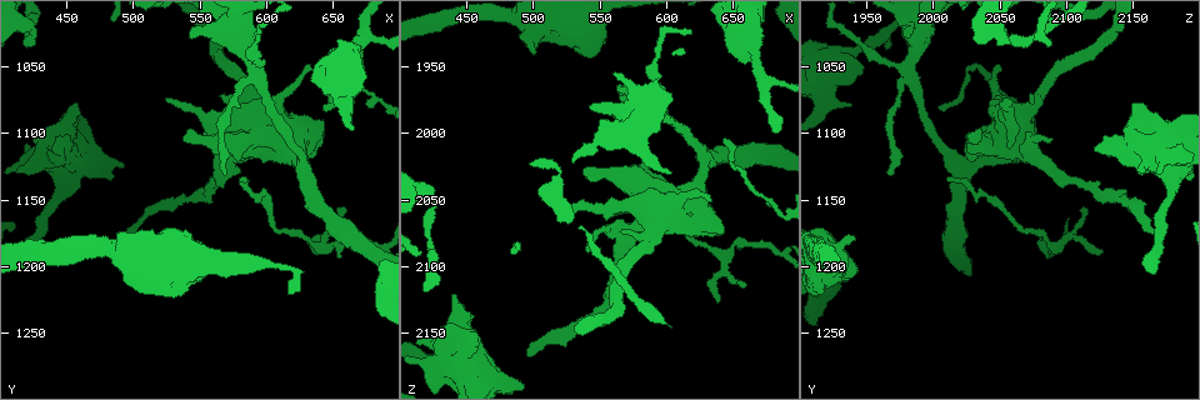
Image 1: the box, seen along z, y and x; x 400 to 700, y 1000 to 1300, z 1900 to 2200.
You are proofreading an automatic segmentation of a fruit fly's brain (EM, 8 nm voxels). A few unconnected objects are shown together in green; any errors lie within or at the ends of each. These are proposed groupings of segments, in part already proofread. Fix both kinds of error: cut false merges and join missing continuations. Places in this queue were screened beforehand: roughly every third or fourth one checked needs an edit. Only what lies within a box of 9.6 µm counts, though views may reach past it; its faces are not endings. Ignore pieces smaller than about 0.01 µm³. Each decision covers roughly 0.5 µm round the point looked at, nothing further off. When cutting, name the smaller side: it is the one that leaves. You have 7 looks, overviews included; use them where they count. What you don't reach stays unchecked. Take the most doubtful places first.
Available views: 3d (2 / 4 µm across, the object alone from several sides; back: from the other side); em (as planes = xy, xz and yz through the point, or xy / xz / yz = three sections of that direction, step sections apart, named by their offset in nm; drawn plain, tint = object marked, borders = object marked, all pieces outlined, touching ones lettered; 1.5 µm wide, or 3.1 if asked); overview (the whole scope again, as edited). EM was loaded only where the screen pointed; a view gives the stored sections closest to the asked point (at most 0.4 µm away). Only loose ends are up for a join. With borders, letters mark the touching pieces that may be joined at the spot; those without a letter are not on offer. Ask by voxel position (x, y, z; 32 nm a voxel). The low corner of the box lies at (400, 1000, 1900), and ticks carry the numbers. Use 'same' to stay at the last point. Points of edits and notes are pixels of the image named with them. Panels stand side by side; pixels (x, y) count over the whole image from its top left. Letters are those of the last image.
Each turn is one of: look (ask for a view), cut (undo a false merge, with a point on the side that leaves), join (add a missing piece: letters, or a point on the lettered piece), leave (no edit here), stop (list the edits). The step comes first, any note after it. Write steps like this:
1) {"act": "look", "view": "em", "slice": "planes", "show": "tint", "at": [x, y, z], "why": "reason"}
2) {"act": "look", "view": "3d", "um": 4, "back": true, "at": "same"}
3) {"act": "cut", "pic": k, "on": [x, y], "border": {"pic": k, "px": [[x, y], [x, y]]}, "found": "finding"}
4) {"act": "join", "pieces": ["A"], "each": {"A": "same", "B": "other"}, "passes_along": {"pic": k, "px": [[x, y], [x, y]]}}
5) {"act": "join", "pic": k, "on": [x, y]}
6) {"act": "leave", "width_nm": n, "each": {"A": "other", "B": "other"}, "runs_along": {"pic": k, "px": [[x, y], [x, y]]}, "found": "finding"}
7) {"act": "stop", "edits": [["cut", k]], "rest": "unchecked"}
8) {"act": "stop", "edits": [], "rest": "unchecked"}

{"act": "look", "view": "3d", "um": 2, "at": [580, 1136, 2010], "why": "an open end"}

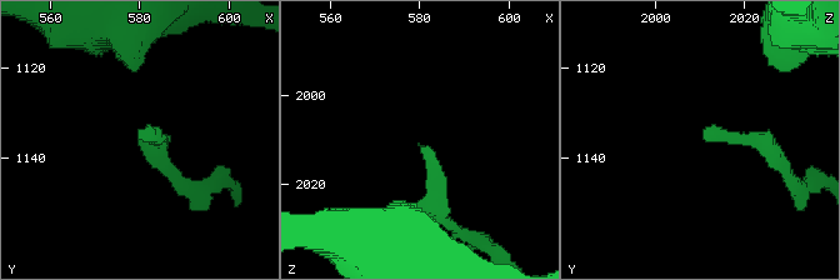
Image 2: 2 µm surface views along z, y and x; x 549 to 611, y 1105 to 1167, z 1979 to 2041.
{"act": "look", "view": "em", "slice": "xz", "step": 4, "show": "borders", "at": [580, 1134, 2012]}

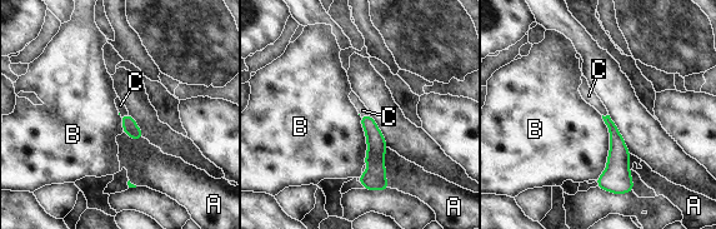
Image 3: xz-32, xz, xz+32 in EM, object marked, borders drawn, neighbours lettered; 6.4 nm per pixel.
{"act": "join", "pic": 3, "on": [120, 105], "longest_contact_nm": ["B", 420], "each": {"A": "other", "B": "other", "C": "same"}, "found": "the neuron continues"}

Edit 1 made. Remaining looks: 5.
{"act": "look", "view": "overview", "why": "see it whole again"}

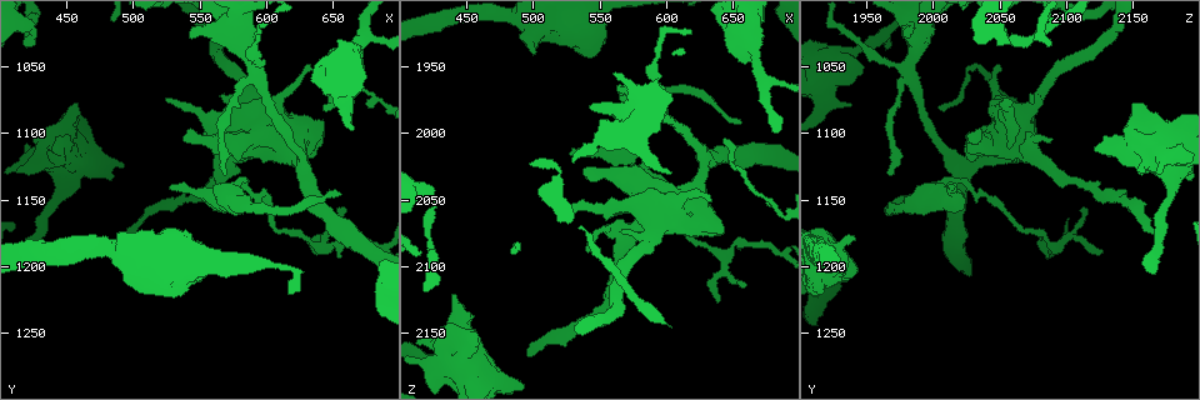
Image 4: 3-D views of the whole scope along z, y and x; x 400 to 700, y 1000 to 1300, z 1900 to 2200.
{"act": "look", "view": "3d", "um": 2, "back": true, "at": [544, 1030, 1982], "why": "branch stops here"}

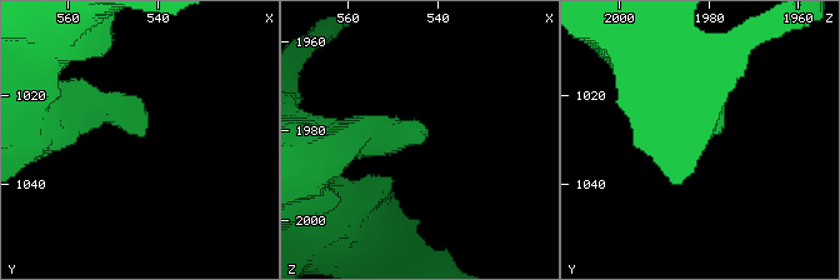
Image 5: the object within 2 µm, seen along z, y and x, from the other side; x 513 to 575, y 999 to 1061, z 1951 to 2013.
{"act": "look", "view": "em", "slice": "planes", "show": "borders", "at": [543, 1030, 1980], "why": "now the EM"}

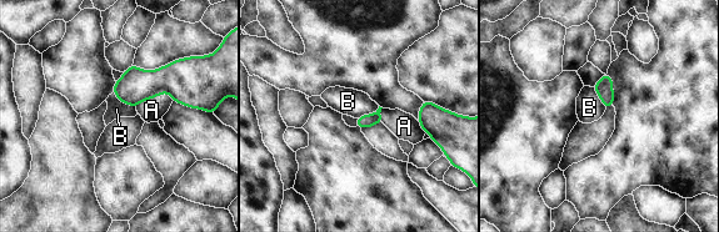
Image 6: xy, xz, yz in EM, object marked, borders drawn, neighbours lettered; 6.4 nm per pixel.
{"act": "leave", "each": {"A": "other", "B": "other"}, "border": {"pic": 6, "px": [[379, 106], [373, 112], [355, 117]]}, "found": "no lettered piece goes on from it"}

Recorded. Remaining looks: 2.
{"act": "stop", "edits": [["join", 3]], "rest": "unchecked"}

